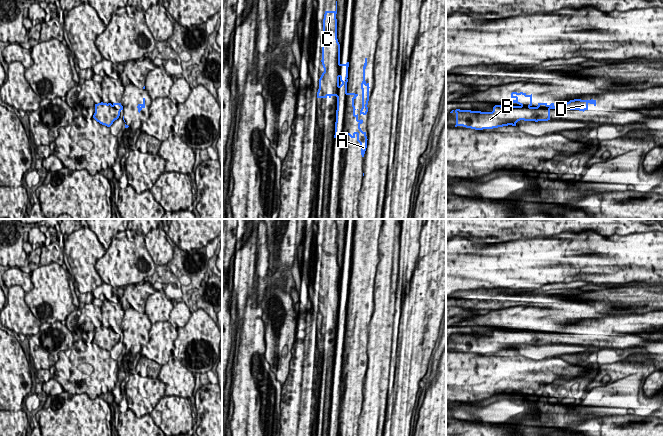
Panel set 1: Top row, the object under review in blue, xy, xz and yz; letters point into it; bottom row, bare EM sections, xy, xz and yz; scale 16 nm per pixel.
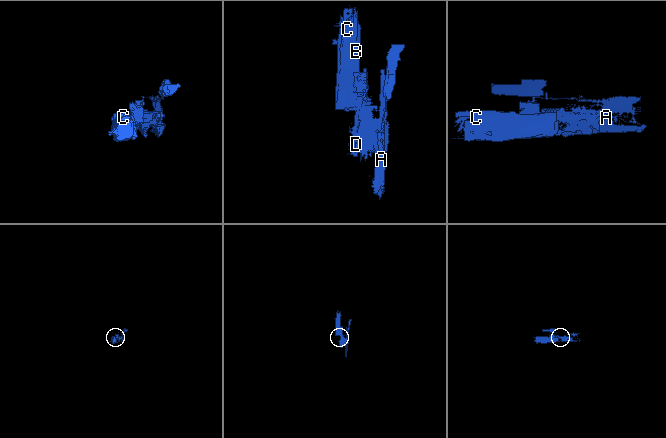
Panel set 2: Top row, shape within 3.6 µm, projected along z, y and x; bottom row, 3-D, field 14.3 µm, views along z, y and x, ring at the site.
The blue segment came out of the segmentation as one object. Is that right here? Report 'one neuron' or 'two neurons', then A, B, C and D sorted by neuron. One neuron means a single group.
two neurons; A D / B C

